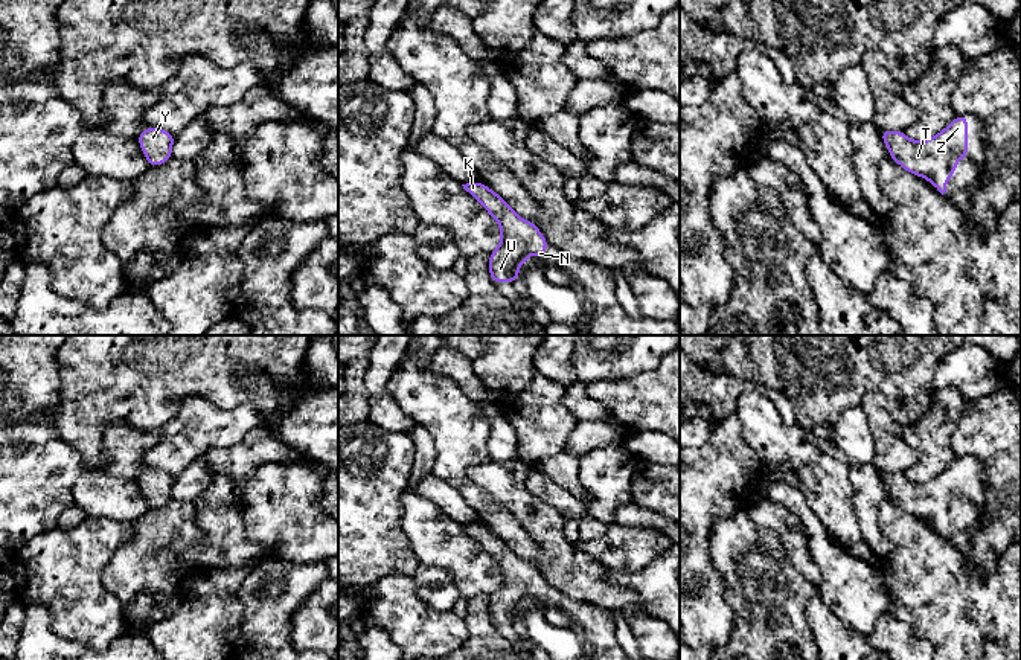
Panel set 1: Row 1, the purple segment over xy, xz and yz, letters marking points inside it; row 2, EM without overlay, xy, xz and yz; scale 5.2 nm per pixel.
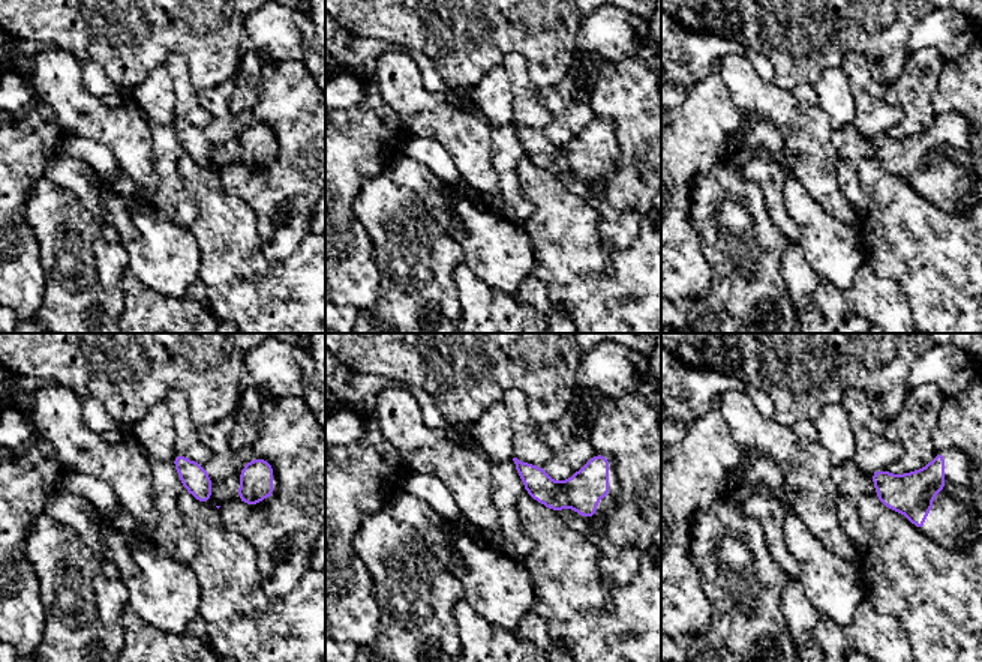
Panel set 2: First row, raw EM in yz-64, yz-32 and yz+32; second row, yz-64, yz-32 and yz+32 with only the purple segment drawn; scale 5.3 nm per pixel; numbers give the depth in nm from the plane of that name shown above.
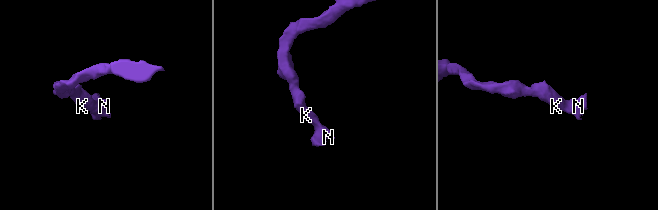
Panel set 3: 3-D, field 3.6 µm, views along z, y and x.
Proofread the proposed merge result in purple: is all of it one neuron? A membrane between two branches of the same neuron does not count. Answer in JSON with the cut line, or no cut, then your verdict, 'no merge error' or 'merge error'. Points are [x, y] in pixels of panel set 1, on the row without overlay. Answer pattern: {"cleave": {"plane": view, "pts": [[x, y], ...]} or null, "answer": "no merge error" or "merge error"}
{"cleave": null, "answer": "no merge error"}

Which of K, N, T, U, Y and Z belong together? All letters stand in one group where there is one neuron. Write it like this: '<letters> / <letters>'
K N T U Y Z

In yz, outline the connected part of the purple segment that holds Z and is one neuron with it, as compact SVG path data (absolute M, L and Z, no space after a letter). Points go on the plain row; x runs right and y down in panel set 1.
M968 456L957 457L943 473L914 483L904 473L879 471L890 500L907 514L923 518L943 537L946 521L955 515L955 503L968 497Z

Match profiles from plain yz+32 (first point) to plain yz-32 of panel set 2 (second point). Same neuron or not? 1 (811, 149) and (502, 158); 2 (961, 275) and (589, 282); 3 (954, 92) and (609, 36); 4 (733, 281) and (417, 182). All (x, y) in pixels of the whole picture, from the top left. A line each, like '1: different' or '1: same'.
1: different
2: same
3: different
4: different

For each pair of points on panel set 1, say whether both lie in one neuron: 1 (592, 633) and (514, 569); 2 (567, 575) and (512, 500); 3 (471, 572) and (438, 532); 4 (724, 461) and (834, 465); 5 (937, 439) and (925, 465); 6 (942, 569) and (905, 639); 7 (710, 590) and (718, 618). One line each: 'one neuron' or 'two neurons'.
1: one neuron
2: one neuron
3: one neuron
4: two neurons
5: one neuron
6: two neurons
7: one neuron

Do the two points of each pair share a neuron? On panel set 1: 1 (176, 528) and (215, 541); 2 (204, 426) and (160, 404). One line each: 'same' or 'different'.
1: different
2: different

